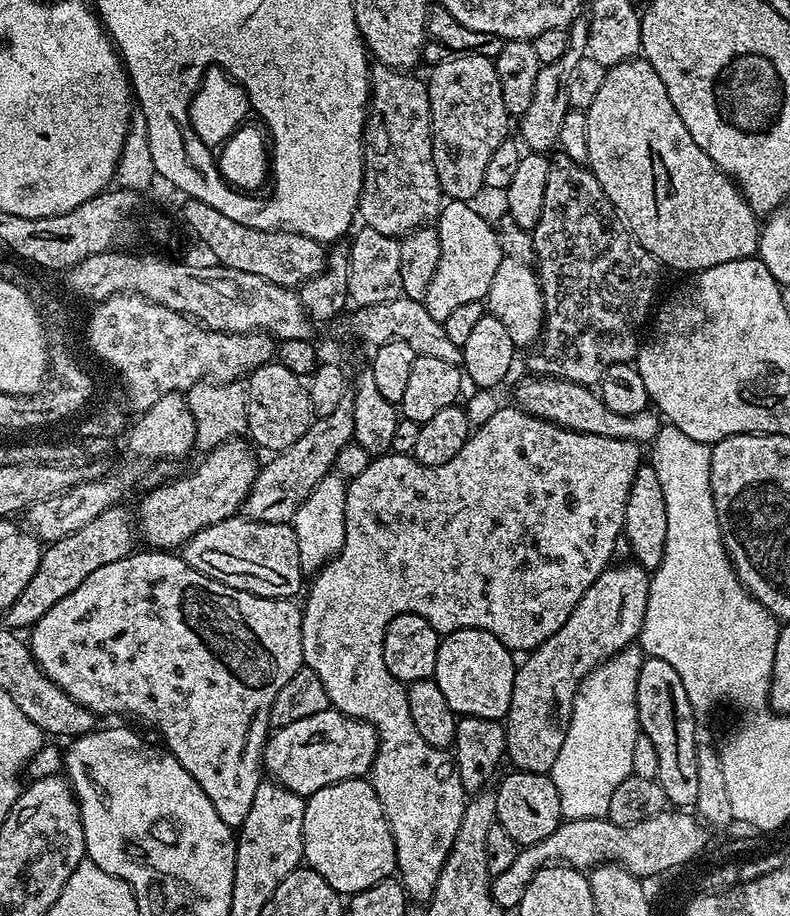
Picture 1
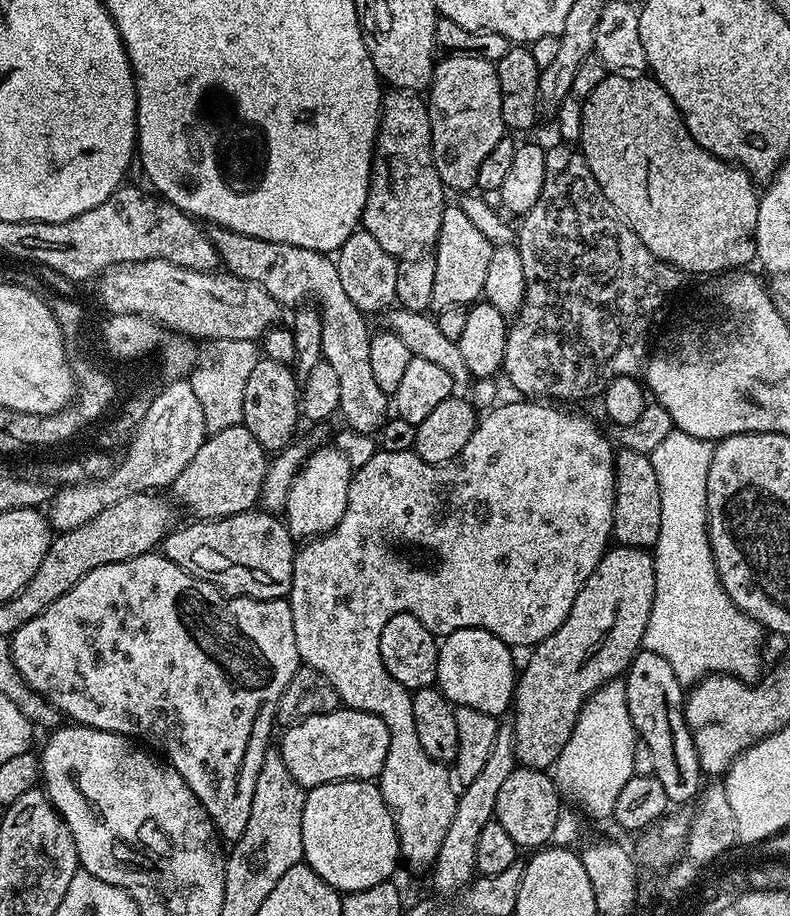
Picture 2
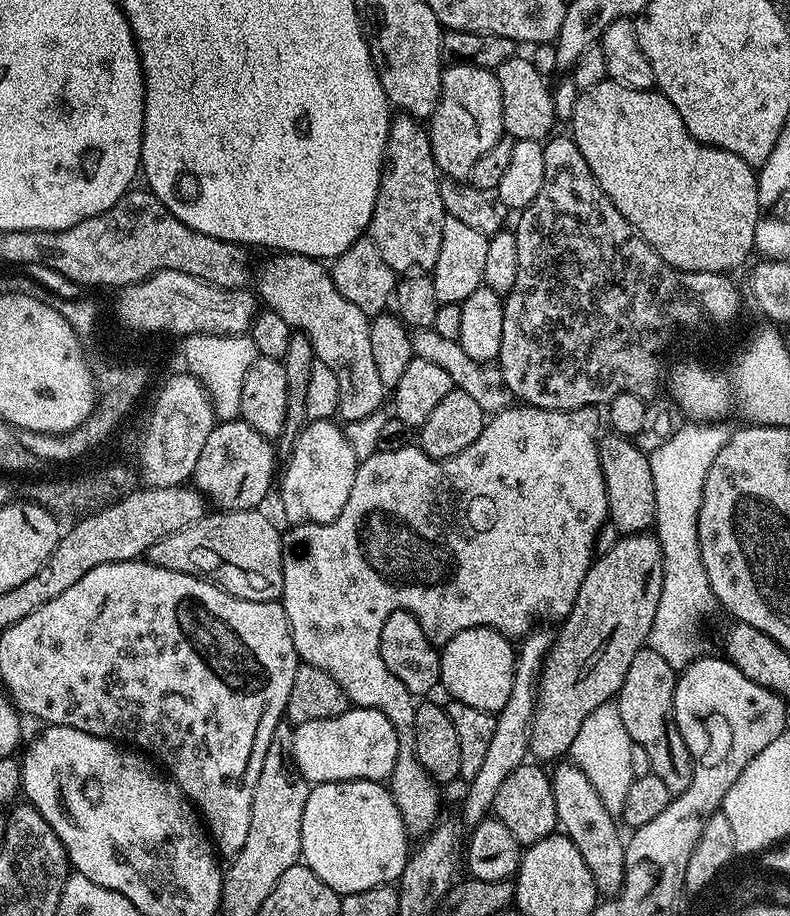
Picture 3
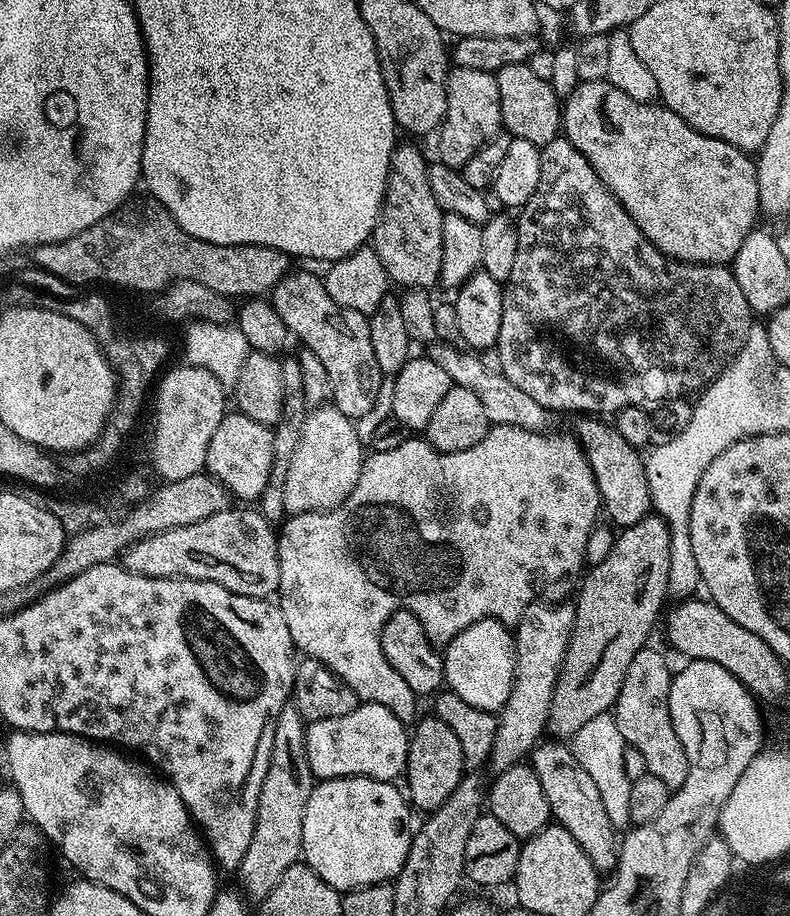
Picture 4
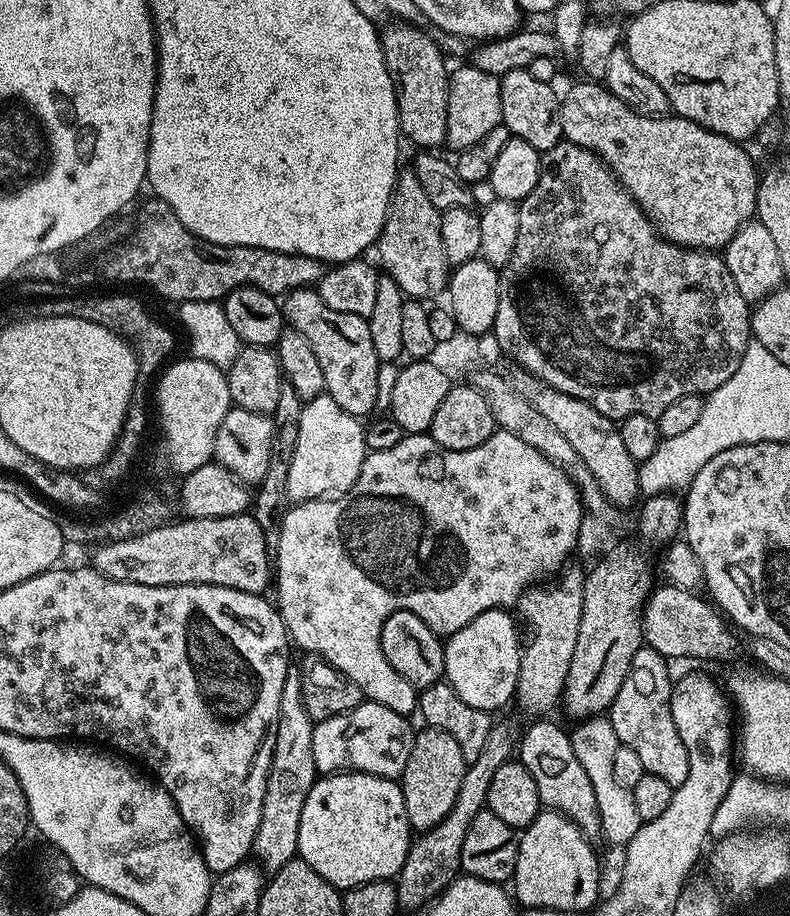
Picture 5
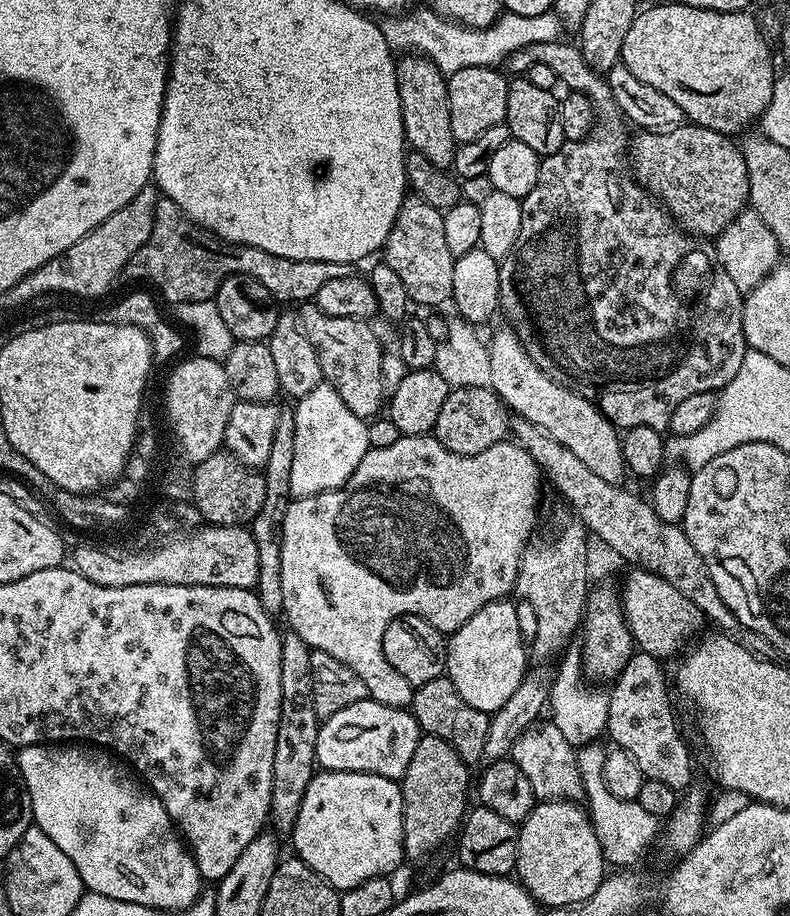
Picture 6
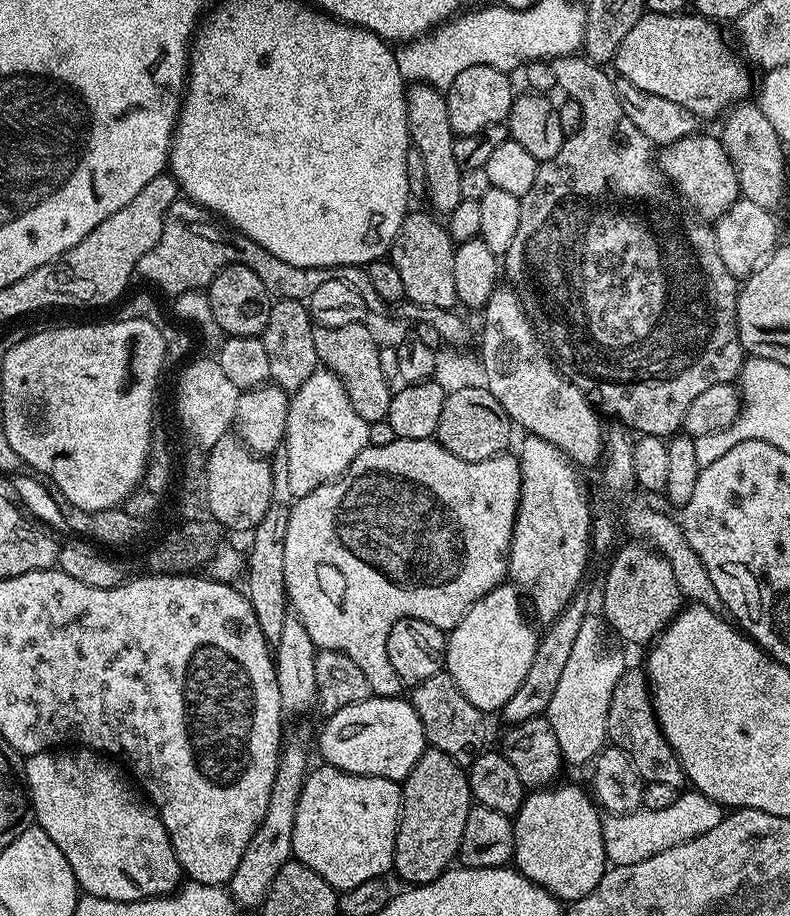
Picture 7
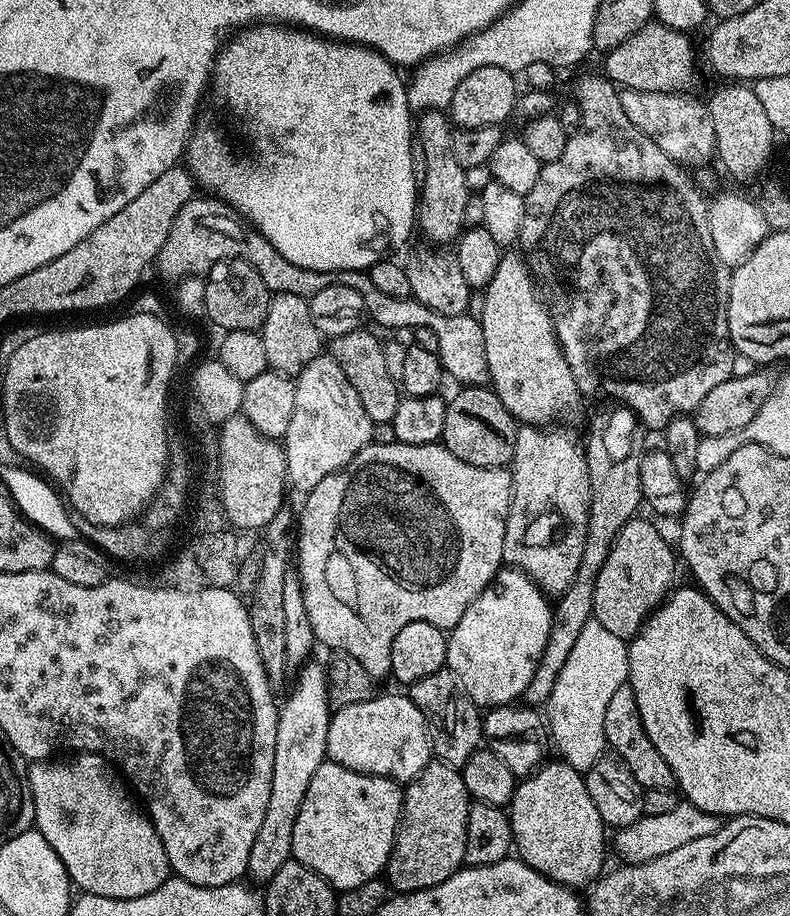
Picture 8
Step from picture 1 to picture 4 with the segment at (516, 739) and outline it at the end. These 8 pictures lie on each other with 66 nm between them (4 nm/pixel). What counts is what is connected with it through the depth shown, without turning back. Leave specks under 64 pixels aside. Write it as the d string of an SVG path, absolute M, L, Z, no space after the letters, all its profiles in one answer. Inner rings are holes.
M650 514L646 518L642 518L642 522L634 522L634 526L619 529L616 541L608 548L608 553L597 562L596 565L587 569L586 575L583 577L582 583L579 585L578 591L575 593L574 607L576 609L576 617L574 618L574 630L572 637L568 643L566 650L566 658L560 667L558 674L558 682L554 686L554 698L550 702L550 718L548 719L547 731L553 732L553 737L559 738L561 741L568 742L574 734L578 734L578 730L582 730L582 726L586 726L586 722L598 718L598 714L603 712L612 712L616 707L616 699L622 690L622 682L626 682L626 670L630 670L630 662L634 662L634 654L638 654L638 650L642 650L649 643L648 635L652 632L652 623L656 619L661 619L662 613L665 611L666 603L664 599L669 599L668 591L668 575L670 574L670 530L668 523L657 514Z

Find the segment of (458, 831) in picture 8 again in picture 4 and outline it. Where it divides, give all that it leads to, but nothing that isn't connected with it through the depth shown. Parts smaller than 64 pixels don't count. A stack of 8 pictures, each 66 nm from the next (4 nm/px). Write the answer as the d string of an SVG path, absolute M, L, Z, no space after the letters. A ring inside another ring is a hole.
M435 714L421 715L415 721L408 738L408 788L406 796L413 809L421 808L424 814L431 814L458 786L458 782L465 776L462 745L446 722L442 722Z

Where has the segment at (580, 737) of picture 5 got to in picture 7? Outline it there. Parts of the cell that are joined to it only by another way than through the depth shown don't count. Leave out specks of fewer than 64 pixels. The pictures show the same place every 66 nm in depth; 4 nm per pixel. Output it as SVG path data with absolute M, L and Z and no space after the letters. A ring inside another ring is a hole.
M695 790L681 791L676 798L676 807L668 812L652 812L641 807L638 812L625 816L611 814L603 817L604 822L604 855L609 865L630 866L634 862L646 862L646 858L654 858L654 854L662 854L662 850L670 850L687 840L698 838L714 826L723 822L726 812L719 804L706 799Z

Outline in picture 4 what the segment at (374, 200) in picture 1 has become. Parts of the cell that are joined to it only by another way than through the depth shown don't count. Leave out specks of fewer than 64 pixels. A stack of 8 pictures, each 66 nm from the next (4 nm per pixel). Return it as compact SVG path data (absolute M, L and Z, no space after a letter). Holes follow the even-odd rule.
M397 143L392 152L392 165L384 191L384 204L376 229L372 231L371 247L375 248L389 281L404 284L405 289L432 290L440 284L442 270L442 222L445 212L439 208L430 190L429 161L412 144Z

